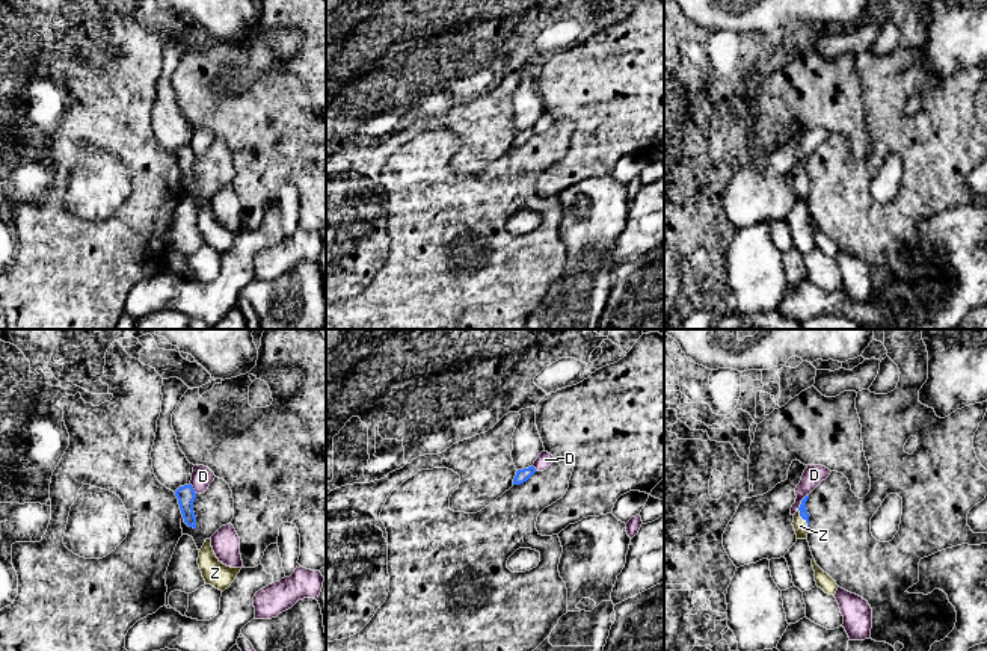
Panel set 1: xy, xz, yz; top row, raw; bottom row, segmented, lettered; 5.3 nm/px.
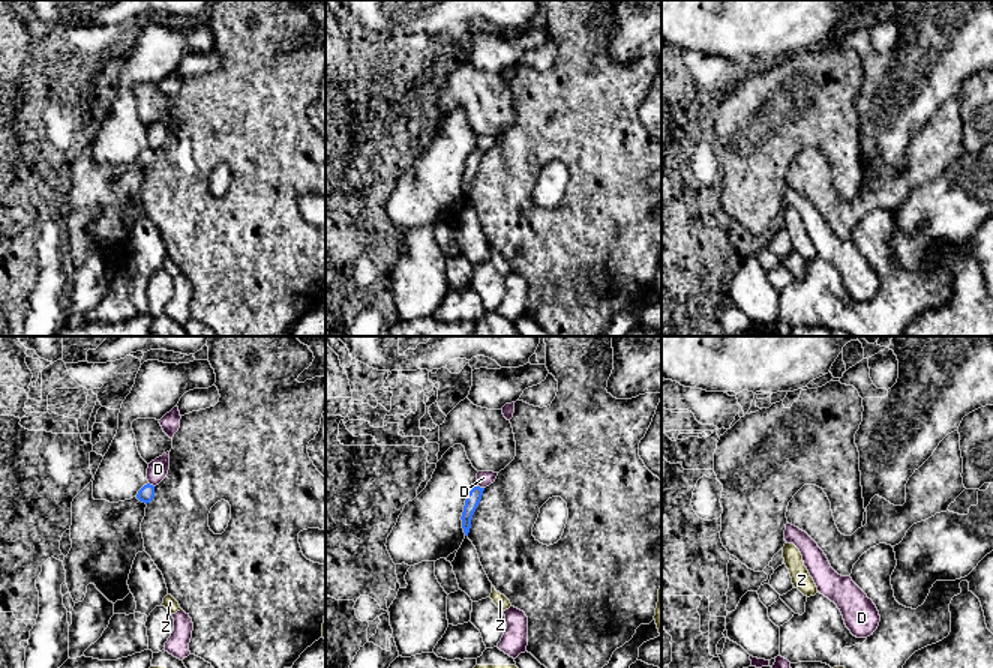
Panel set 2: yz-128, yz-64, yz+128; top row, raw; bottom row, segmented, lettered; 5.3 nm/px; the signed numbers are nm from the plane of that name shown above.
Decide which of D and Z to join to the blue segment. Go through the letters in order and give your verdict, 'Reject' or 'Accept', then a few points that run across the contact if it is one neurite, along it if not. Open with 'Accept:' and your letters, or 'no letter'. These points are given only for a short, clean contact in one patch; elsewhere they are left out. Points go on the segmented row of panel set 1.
Accept: Z
D: Reject. Line: yz (808, 494), (797, 508)
Z: Accept. Line: yz (803, 512), (806, 521), (800, 526)

